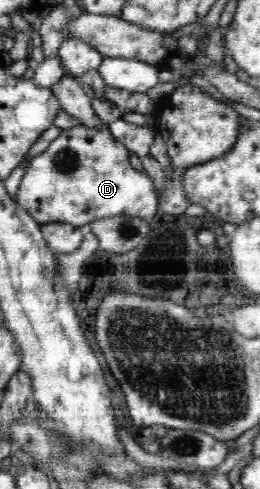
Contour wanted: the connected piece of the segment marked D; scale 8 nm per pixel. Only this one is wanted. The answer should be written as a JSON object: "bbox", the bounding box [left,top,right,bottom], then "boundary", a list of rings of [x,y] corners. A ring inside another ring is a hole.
{"bbox":[16,125,159,228],"boundary":[[[79,125],[73,129],[61,130],[49,147],[28,163],[17,191],[16,202],[31,214],[39,226],[67,223],[80,228],[116,215],[129,215],[140,219],[153,217],[159,210],[157,190],[147,174],[131,167],[130,154],[128,149],[113,137],[109,125],[100,128]]]}

